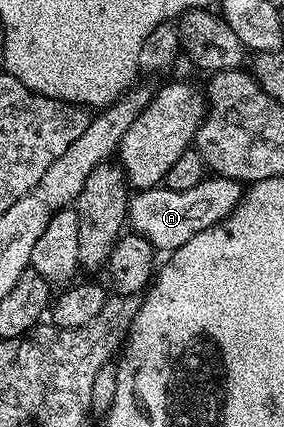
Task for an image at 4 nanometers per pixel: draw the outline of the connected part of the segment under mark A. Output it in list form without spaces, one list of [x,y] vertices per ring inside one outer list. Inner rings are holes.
[[[220,175],[205,177],[193,189],[181,189],[174,191],[165,185],[150,187],[148,191],[140,191],[130,196],[127,204],[127,223],[134,234],[145,237],[147,241],[154,245],[156,252],[170,253],[176,251],[189,237],[197,237],[205,229],[225,221],[237,209],[237,205],[243,201],[244,184],[238,183],[235,179],[226,179]]]

